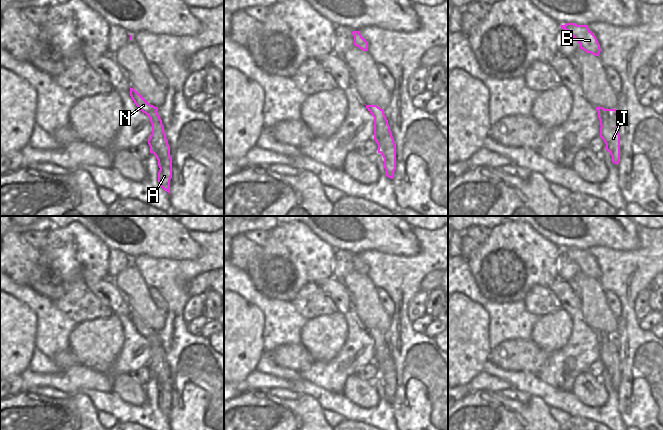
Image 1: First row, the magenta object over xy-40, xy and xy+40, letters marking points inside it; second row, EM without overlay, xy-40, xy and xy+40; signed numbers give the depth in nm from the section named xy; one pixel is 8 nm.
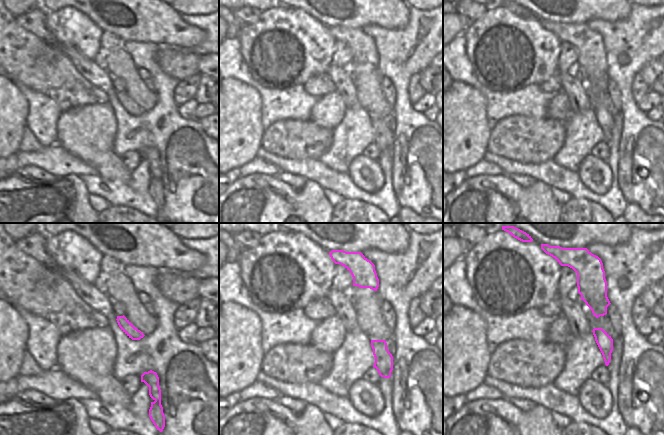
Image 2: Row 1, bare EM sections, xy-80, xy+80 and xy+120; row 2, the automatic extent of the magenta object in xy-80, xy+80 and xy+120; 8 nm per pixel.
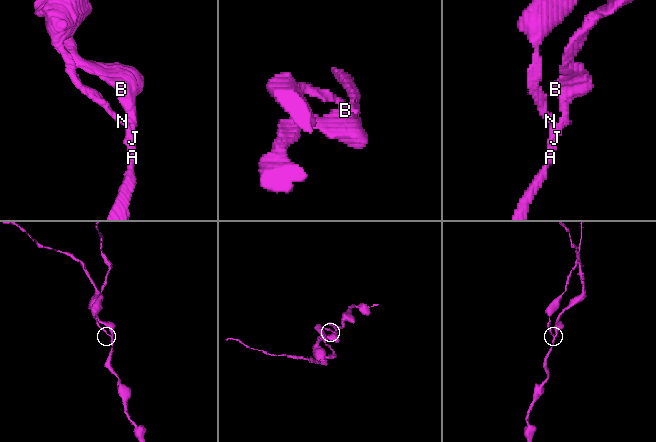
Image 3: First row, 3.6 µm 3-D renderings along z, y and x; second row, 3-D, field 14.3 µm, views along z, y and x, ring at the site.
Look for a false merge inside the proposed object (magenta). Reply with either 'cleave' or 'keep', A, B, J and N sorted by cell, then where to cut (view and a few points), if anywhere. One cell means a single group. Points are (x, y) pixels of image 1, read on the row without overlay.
cleave; groups A B J / N; cut xy+40 (606, 333), (602, 338), (602, 347), (600, 349)

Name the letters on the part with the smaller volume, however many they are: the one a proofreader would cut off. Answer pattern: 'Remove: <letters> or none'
Remove: N

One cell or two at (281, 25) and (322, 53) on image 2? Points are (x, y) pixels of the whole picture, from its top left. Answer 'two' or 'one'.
one

